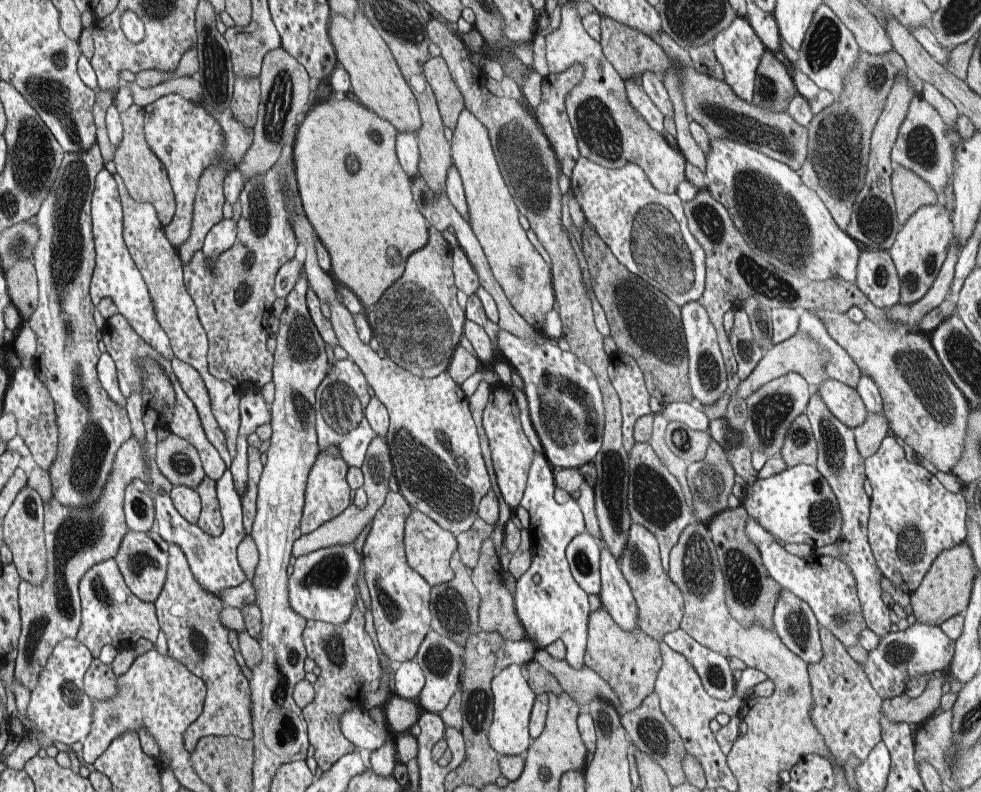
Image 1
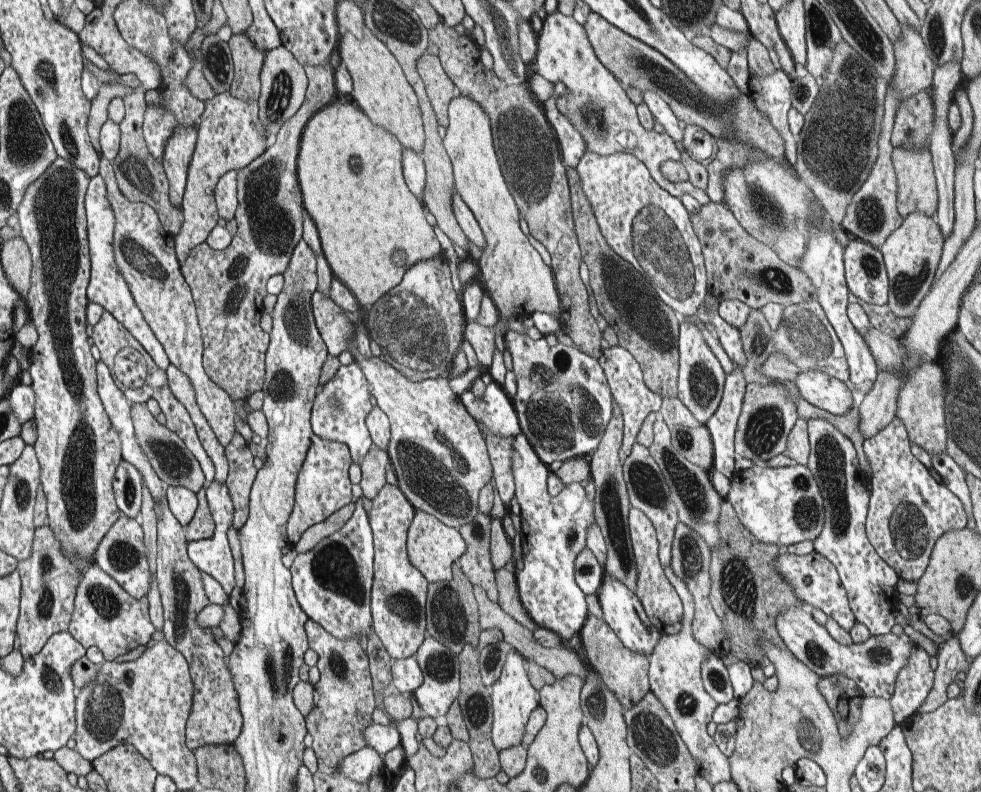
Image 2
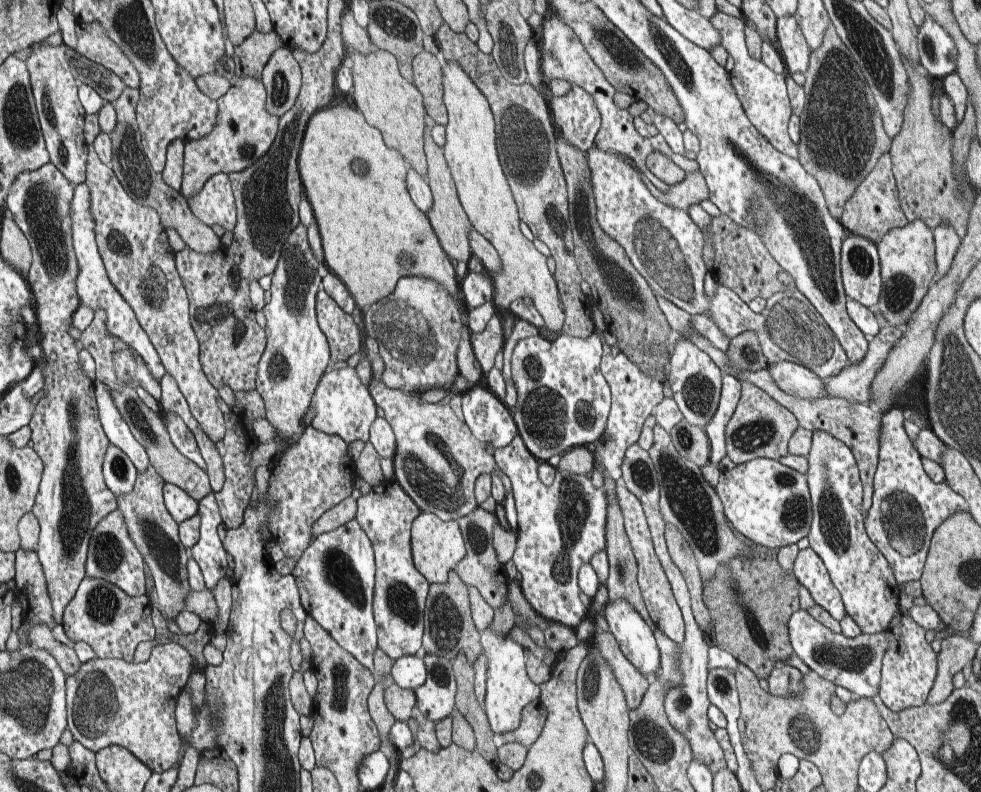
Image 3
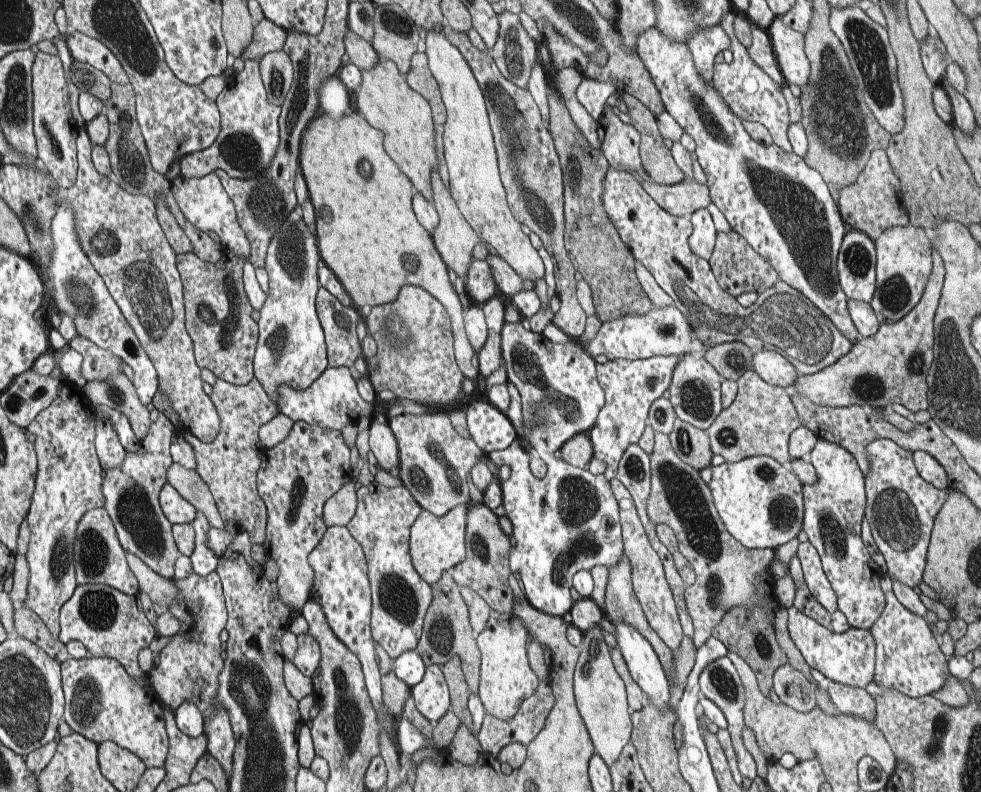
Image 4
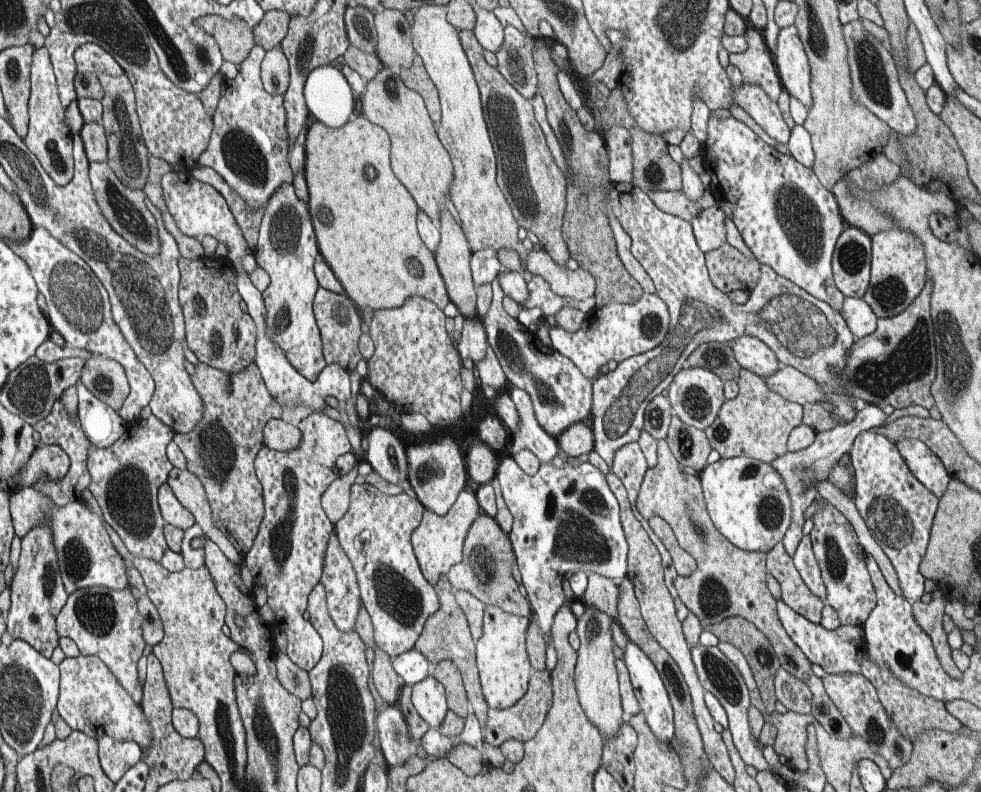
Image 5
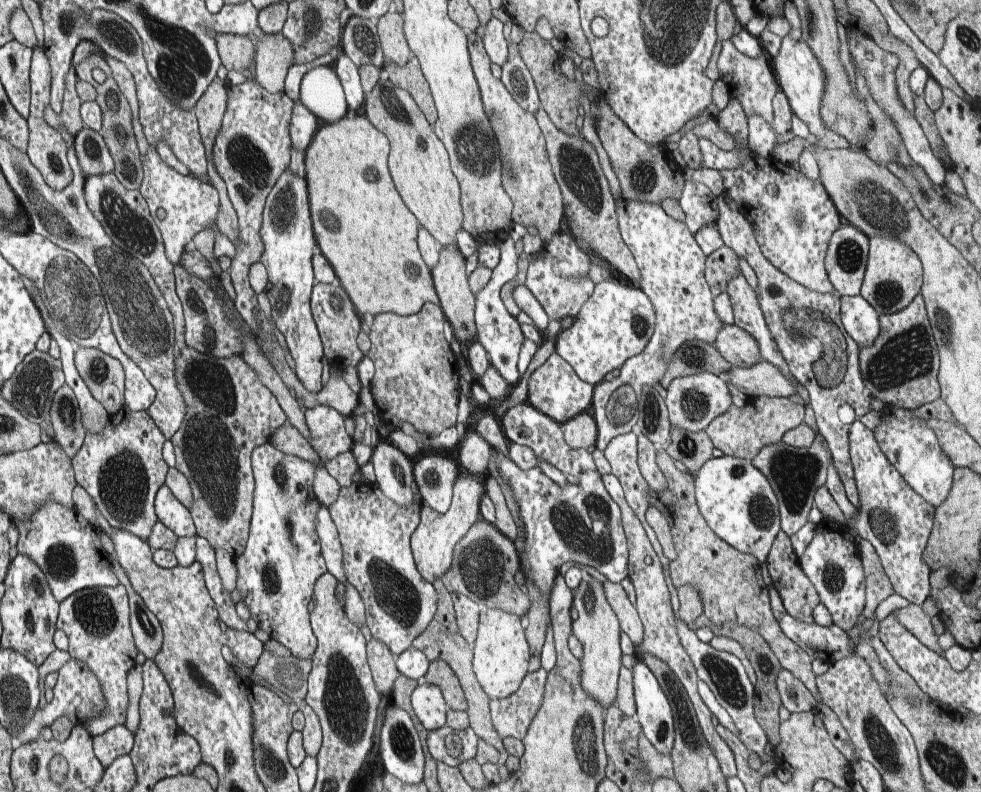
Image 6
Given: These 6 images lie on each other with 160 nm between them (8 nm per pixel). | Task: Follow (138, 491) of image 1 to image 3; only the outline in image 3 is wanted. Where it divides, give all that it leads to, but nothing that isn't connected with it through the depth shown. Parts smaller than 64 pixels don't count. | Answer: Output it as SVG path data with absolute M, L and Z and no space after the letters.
M110 444L104 456L103 475L106 477L108 489L115 496L130 494L137 478L137 469L120 448Z

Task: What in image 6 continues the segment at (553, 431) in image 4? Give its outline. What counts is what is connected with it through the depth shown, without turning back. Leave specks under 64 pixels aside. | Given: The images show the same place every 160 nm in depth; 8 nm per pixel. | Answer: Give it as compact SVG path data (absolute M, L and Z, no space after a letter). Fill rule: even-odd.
M510 237L503 241L500 263L494 268L488 285L475 296L475 325L478 326L477 339L489 354L492 365L498 369L498 373L511 388L514 388L520 382L517 365L521 346L526 341L517 318L513 318L508 313L501 298L502 290L517 279L519 256L515 252L515 242L516 240ZM553 353L540 368L536 368L528 378L527 402L541 414L562 425L579 413L589 411L593 400L593 387L584 383L570 364L557 353Z

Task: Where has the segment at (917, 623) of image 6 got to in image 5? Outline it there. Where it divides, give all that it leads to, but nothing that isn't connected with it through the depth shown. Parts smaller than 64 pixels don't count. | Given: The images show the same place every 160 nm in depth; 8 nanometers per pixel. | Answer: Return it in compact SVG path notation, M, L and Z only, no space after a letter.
M934 591L933 600L930 603L923 603L918 600L912 604L912 614L918 625L932 640L932 646L940 660L943 670L952 678L962 678L962 672L953 664L951 649L947 642L947 635L943 628L943 615L945 605L948 602L942 591Z

